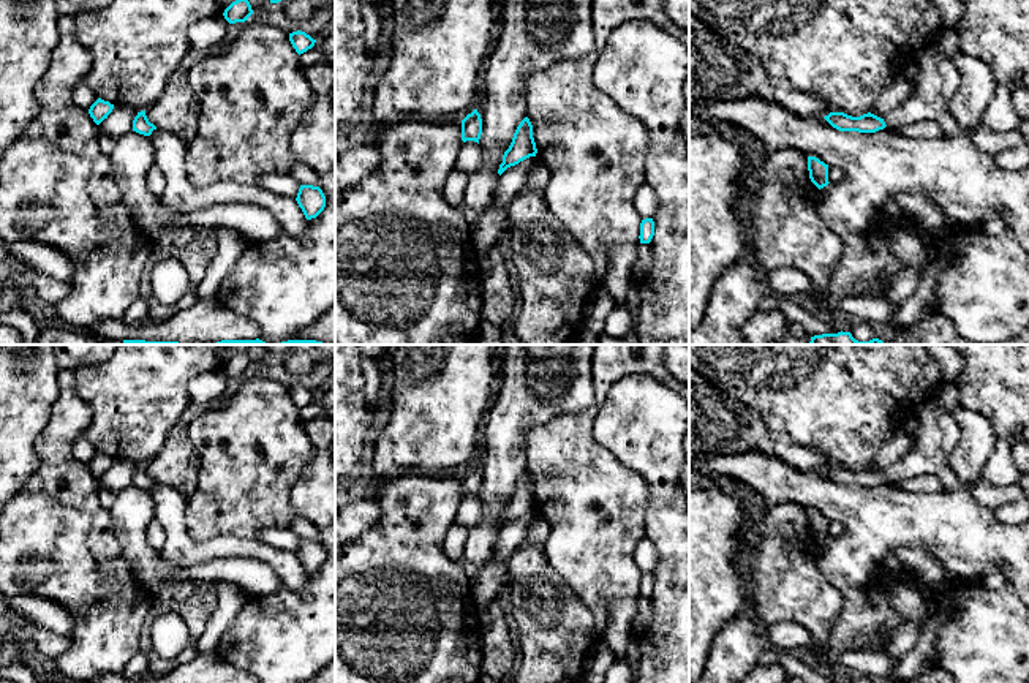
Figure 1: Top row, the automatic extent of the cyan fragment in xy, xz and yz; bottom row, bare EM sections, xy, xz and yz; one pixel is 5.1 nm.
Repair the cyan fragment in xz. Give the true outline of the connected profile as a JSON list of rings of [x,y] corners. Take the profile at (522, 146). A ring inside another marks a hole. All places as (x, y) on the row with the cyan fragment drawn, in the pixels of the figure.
[[[525,117],[517,126],[509,149],[503,155],[498,174],[501,175],[507,168],[518,164],[530,157],[536,157],[536,153],[537,149],[533,138],[533,125],[530,119]]]

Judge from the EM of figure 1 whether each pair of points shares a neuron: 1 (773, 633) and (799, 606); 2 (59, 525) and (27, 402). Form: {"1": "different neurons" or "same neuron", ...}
{"1": "different neurons", "2": "different neurons"}

